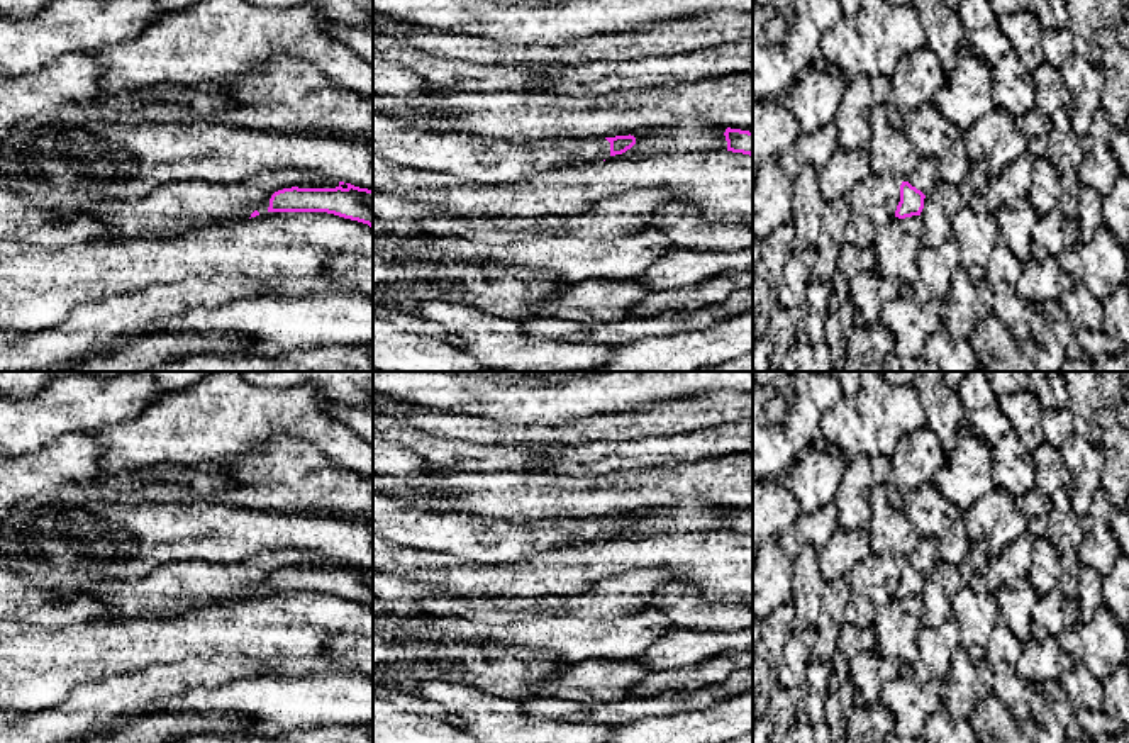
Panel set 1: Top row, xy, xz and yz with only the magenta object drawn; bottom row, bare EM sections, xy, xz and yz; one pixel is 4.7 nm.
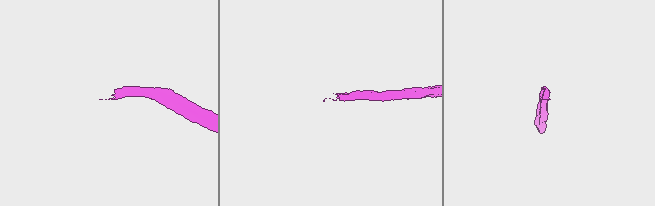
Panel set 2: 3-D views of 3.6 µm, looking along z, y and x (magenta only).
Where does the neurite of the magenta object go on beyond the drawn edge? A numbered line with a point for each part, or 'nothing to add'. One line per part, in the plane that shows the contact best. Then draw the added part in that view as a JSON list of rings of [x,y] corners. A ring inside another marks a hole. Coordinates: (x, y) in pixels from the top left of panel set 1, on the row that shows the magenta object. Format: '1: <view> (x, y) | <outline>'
1: yz (924, 177) | [[[922,156],[907,182],[926,195],[939,182],[937,161]]]

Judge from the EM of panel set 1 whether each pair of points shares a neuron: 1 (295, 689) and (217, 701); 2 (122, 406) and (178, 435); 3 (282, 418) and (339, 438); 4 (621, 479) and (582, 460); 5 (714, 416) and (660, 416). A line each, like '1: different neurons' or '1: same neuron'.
1: same neuron
2: different neurons
3: same neuron
4: different neurons
5: same neuron

